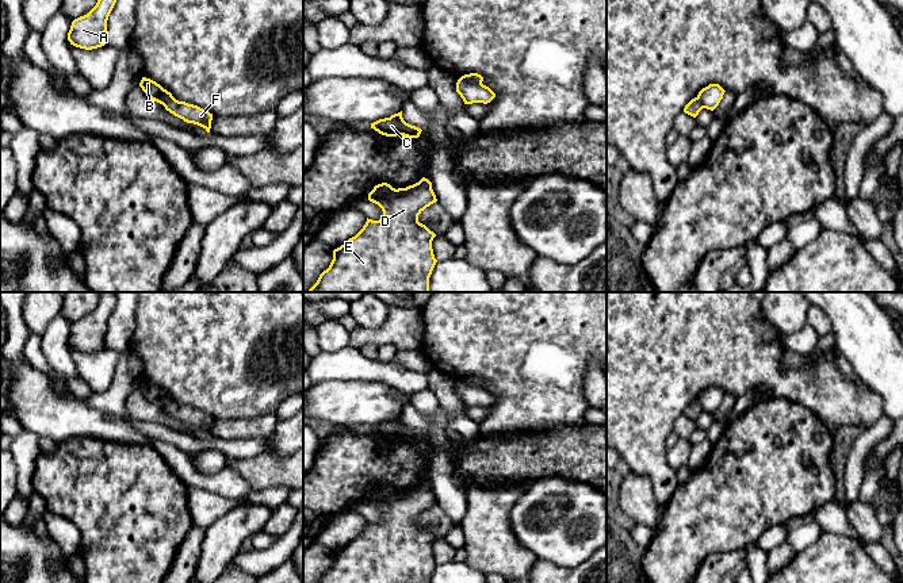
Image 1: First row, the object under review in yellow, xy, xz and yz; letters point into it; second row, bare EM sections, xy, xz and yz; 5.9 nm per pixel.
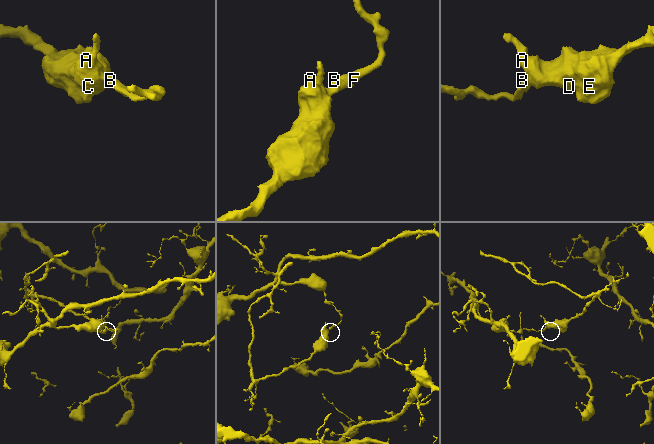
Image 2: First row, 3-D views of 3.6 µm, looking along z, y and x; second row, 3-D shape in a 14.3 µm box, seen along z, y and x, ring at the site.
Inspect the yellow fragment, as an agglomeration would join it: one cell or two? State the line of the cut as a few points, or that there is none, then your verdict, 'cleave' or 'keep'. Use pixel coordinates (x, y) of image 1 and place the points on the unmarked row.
cut xz (462, 379), (481, 387); cleave

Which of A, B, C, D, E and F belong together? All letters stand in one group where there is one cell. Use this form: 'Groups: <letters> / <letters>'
Groups: A B C D E / F

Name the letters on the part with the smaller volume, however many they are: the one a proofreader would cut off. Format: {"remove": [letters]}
{"remove": ["A", "B", "C", "D", "E"]}

